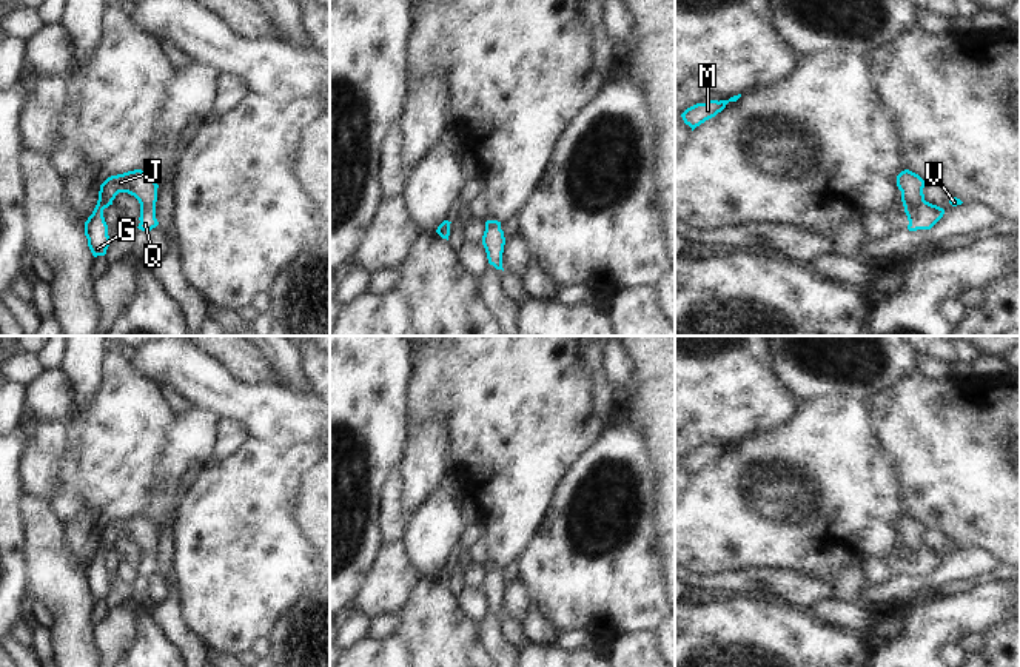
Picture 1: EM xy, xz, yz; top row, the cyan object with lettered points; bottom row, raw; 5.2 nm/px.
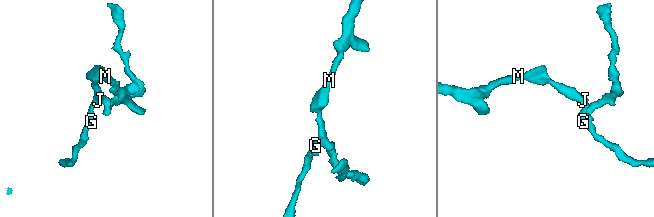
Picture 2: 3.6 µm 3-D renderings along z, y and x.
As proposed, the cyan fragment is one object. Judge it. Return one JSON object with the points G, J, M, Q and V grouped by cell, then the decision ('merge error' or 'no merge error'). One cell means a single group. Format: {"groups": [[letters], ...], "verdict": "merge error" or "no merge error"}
{"groups": [["G", "J", "M", "Q", "V"]], "verdict": "no merge error"}

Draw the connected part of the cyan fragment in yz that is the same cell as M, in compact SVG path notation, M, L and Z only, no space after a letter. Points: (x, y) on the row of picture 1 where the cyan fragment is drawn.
M741 94L730 97L729 100L709 100L706 103L696 103L690 108L687 108L681 117L686 125L692 128L692 131L704 123L706 120L715 117L718 112L721 112L729 102L736 102L741 97Z

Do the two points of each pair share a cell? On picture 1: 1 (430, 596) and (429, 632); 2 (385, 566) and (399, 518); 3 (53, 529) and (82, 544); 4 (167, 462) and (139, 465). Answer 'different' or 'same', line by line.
1: same
2: different
3: different
4: different

